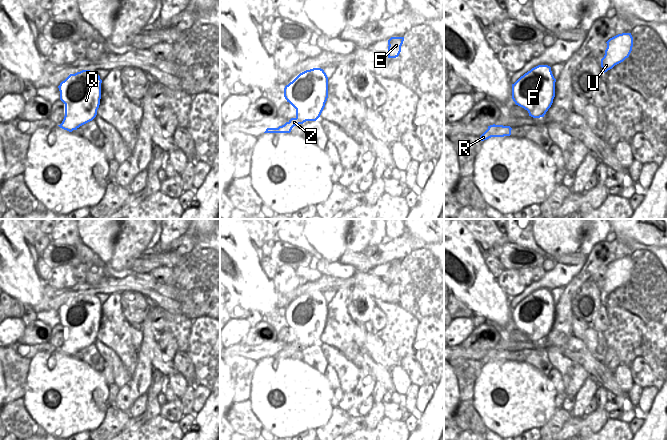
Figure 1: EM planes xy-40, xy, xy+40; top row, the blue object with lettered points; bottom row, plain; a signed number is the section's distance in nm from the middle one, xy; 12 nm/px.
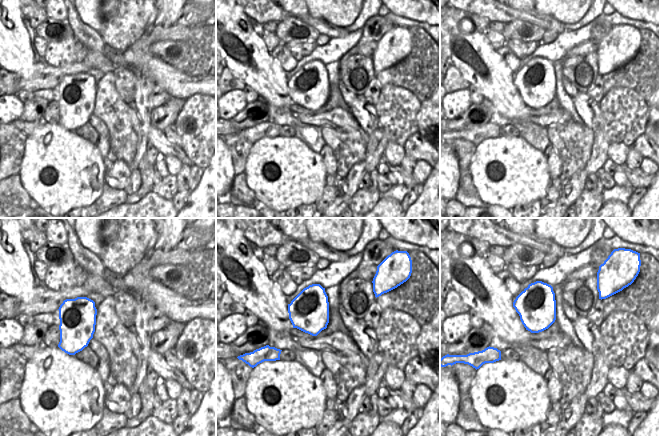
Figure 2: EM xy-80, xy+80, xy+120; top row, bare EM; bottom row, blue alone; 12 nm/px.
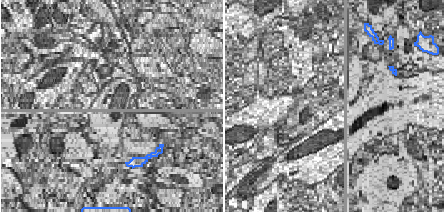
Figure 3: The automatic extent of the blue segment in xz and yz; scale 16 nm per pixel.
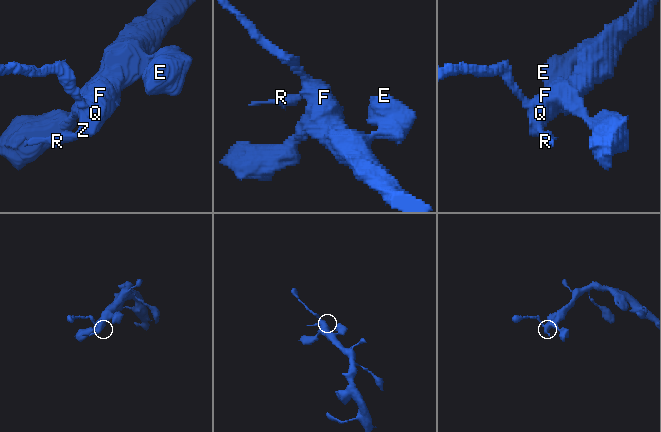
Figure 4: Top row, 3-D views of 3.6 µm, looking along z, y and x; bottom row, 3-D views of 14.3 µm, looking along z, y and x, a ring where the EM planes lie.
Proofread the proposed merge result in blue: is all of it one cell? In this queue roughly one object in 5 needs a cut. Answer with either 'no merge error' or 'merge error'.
no merge error

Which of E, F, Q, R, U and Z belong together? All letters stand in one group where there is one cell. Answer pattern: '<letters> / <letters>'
E F Q R U Z

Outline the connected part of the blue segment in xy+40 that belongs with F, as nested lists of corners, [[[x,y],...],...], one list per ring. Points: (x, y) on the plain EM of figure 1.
[[[538,289],[521,300],[512,308],[512,323],[516,329],[528,335],[533,342],[544,341],[553,327],[555,321],[555,306],[551,291],[548,289]]]

